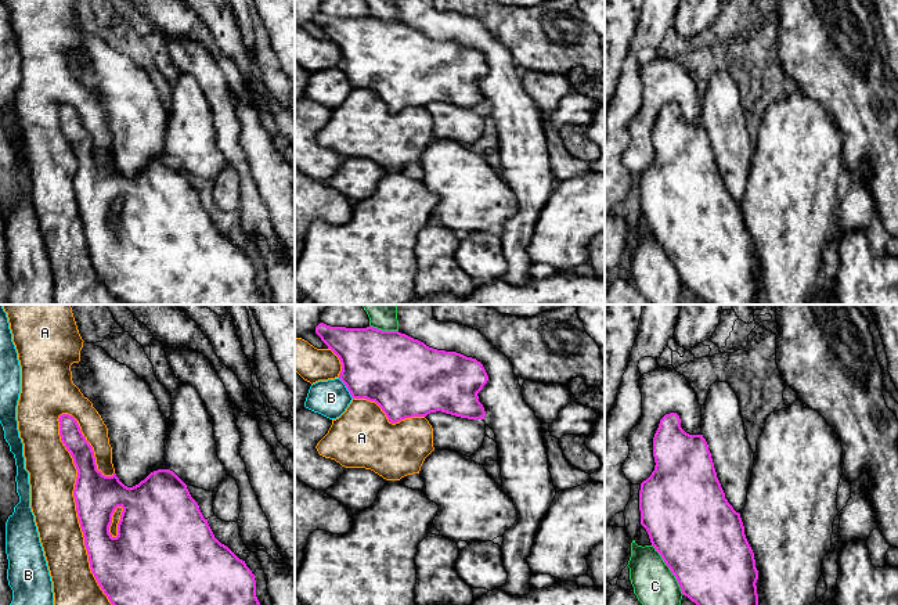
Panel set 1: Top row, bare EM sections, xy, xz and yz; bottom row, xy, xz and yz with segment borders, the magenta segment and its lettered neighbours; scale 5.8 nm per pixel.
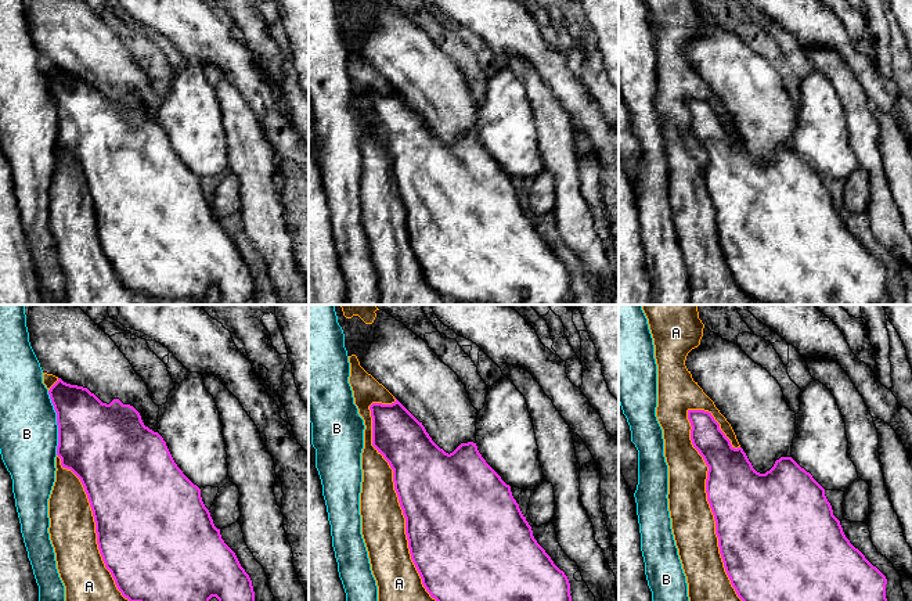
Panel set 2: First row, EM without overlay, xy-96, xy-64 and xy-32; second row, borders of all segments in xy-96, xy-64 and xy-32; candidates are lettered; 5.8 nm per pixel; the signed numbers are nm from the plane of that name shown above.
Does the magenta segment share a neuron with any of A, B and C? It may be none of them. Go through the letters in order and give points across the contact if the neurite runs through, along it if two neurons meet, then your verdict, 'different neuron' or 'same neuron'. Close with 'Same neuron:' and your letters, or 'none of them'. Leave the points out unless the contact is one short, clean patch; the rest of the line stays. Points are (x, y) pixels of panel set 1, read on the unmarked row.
A: different neuron
B: different neuron
C: different neuron
Same neuron: none of them

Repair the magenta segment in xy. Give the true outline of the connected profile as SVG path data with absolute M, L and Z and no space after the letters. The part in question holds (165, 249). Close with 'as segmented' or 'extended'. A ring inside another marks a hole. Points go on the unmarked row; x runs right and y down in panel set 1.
M62 104L58 111L61 132L77 159L73 187L90 259L115 298L123 305L263 305L256 287L255 264L245 251L214 227L187 174L173 161L154 161L138 174L127 177L116 163L105 166L97 159L93 137L72 105ZM118 197L123 201L118 213L118 226L113 227L109 216Z; as segmented

